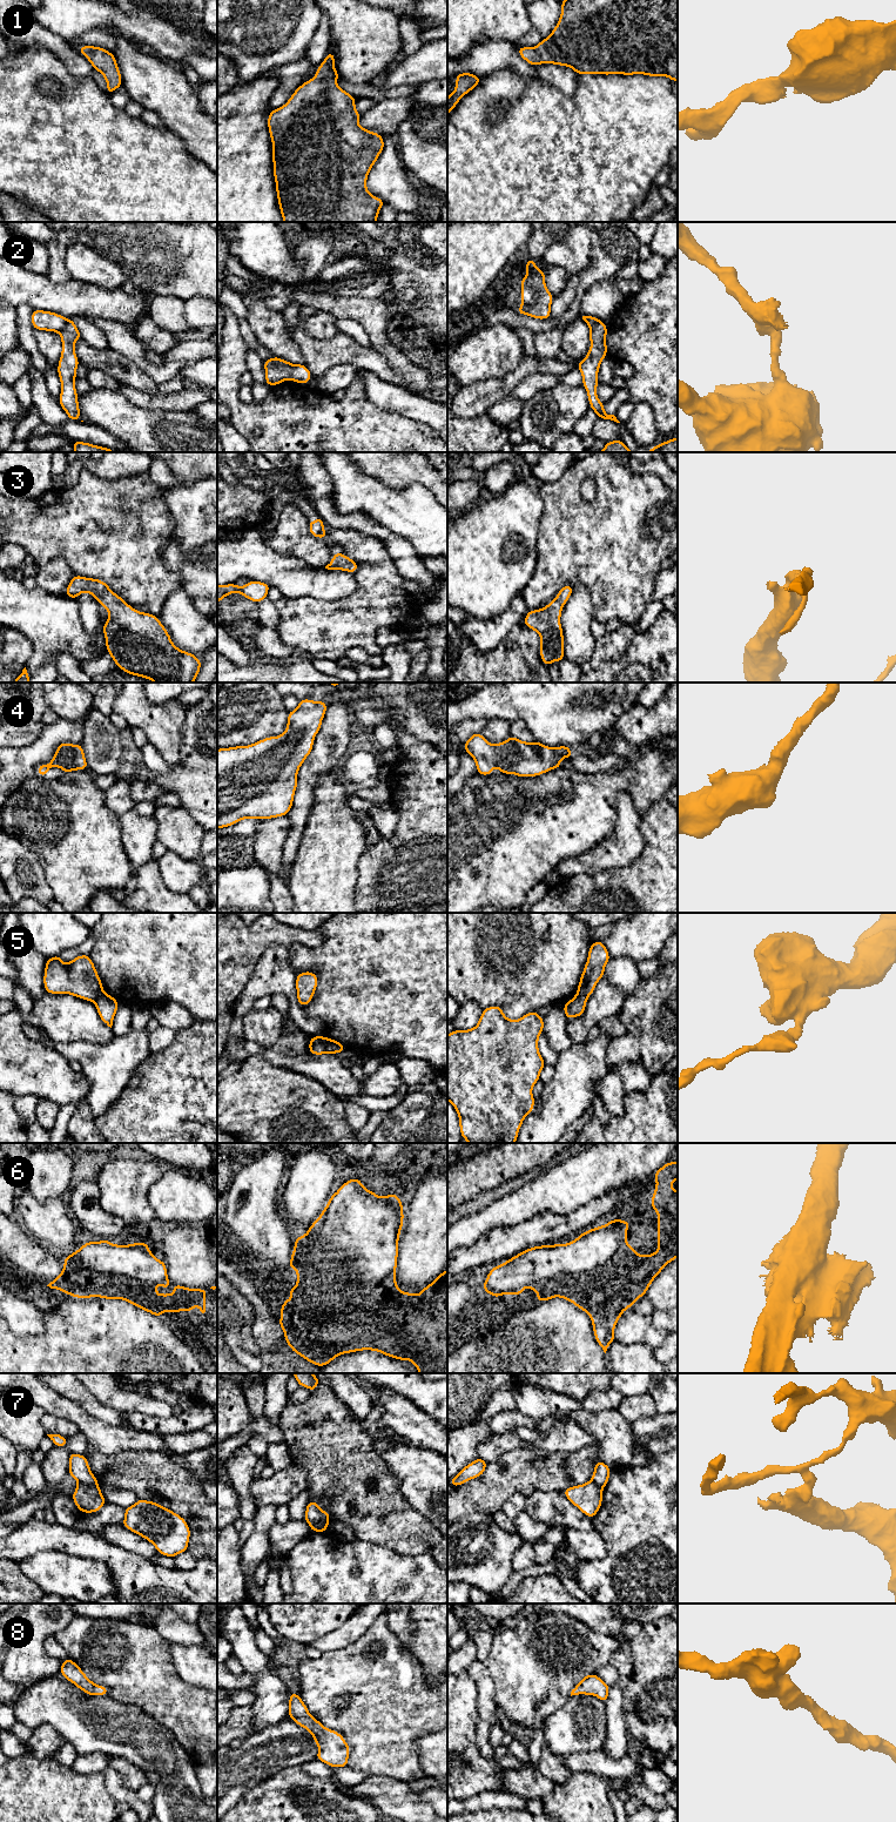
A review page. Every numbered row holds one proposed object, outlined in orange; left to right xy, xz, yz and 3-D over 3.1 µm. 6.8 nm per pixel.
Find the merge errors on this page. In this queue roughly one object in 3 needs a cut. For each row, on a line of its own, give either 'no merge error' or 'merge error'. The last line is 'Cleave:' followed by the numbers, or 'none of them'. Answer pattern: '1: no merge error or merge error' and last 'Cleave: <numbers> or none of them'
1: no merge error
2: merge error
3: no merge error
4: no merge error
5: merge error
6: no merge error
7: merge error
8: no merge error
Cleave: 2, 5, 7

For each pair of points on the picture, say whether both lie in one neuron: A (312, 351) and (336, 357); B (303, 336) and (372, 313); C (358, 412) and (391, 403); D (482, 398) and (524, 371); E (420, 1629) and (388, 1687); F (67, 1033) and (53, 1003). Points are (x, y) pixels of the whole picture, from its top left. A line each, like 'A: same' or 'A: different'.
A: same
B: different
C: different
D: same
E: different
F: same

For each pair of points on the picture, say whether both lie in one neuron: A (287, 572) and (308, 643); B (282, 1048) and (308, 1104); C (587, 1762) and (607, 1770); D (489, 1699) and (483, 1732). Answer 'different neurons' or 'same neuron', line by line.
A: different neurons
B: different neurons
C: same neuron
D: same neuron

